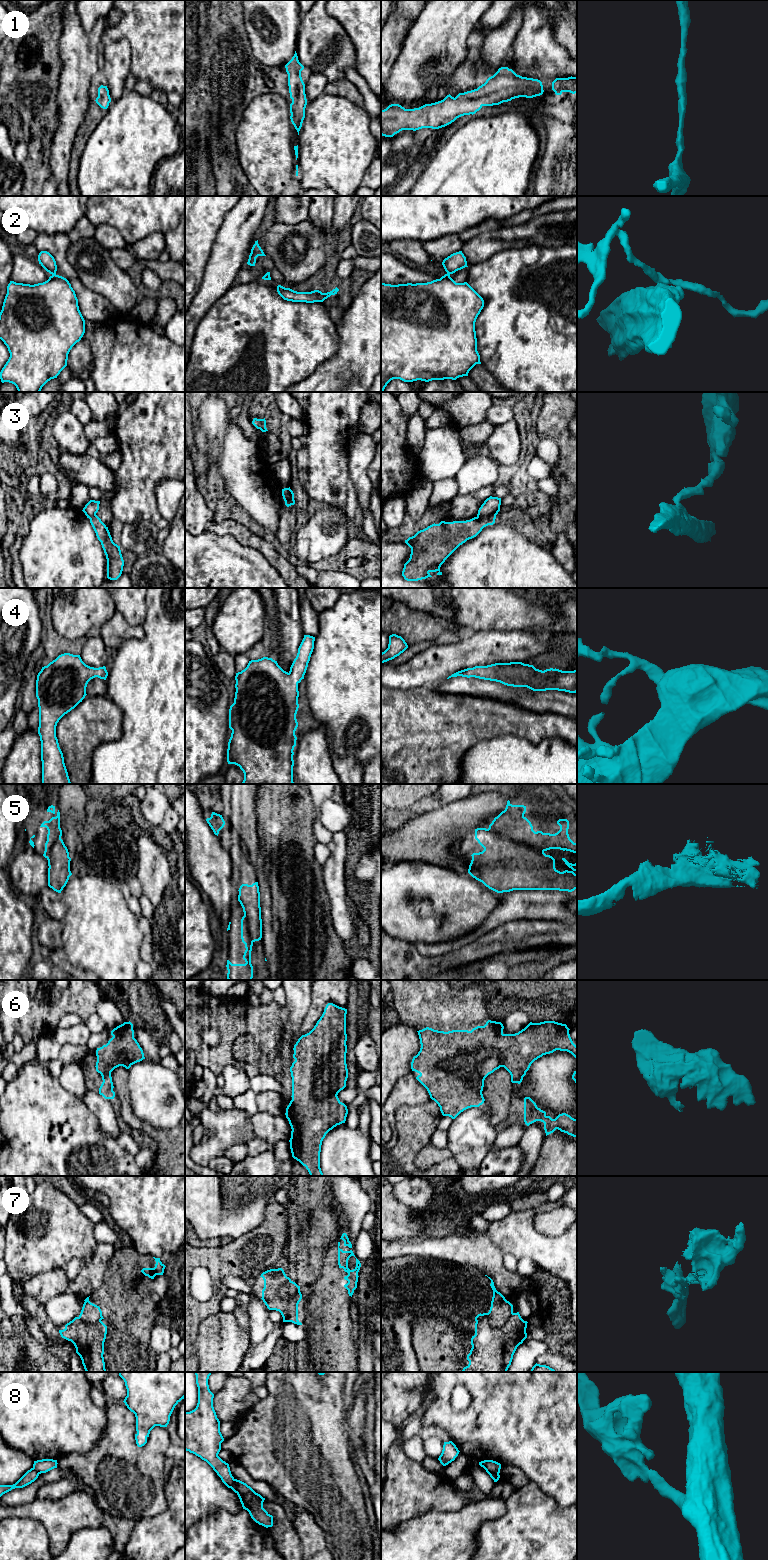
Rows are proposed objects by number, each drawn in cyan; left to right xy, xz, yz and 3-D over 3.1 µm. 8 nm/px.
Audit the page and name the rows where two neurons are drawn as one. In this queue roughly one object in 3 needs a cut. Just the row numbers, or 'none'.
2, 3, 5, 7, 8

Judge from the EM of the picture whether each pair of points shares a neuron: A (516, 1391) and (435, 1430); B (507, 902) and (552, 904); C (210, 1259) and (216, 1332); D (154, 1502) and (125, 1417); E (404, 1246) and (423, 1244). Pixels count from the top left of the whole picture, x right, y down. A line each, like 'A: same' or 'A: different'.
A: different
B: same
C: different
D: same
E: same

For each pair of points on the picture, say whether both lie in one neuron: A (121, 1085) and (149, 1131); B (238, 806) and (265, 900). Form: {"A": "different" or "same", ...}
{"A": "same", "B": "same"}

